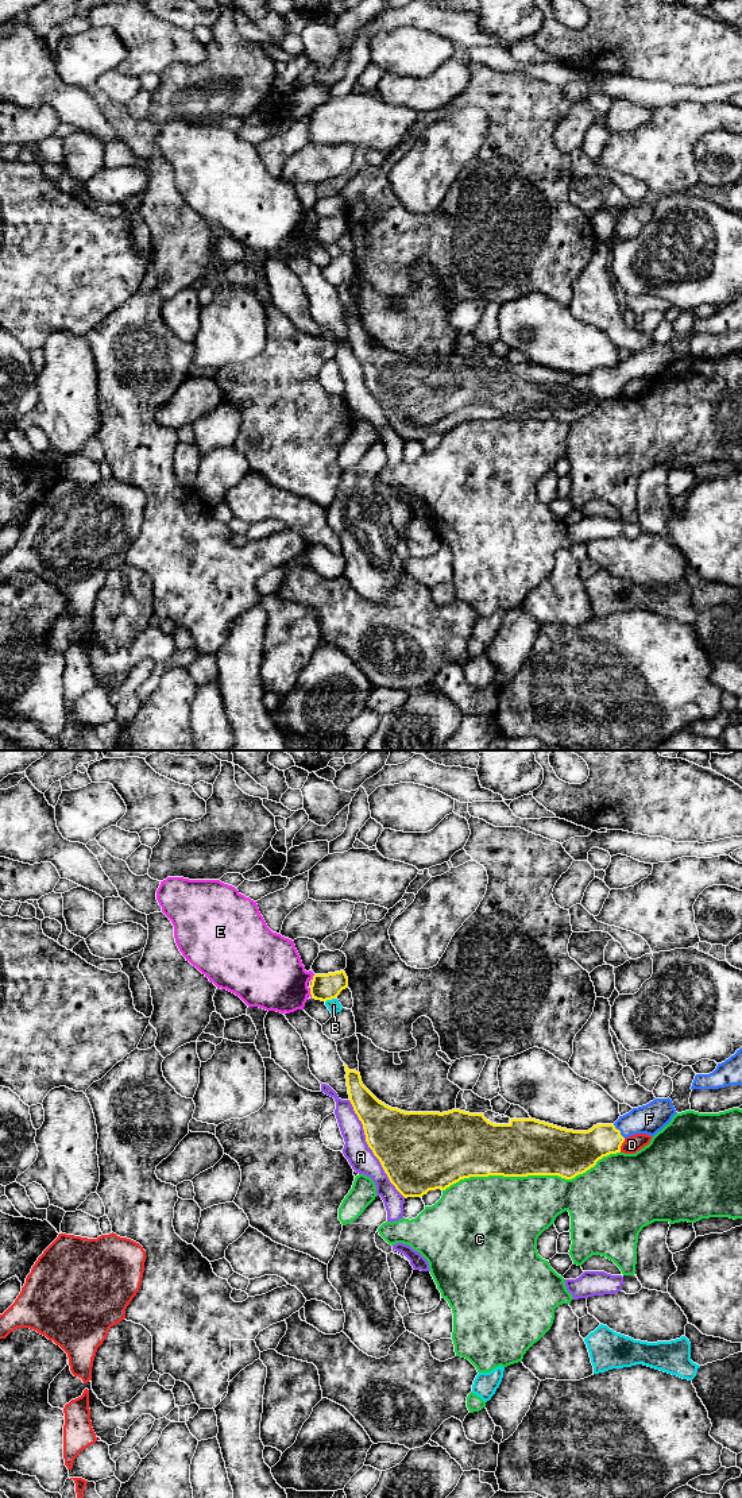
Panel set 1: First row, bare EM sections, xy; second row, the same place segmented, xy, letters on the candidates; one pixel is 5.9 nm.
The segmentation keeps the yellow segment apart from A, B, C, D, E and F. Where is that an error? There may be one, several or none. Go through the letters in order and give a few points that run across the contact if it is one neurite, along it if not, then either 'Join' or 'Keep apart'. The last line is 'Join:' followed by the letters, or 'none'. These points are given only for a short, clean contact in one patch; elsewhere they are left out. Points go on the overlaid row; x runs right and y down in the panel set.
A: Keep apart
B: Keep apart
C: Keep apart
D: Keep apart
E: Keep apart
F: Line: xy (582, 1149), (607, 1139), (619, 1131), (628, 1124), (649, 1119). Join
Join: F

